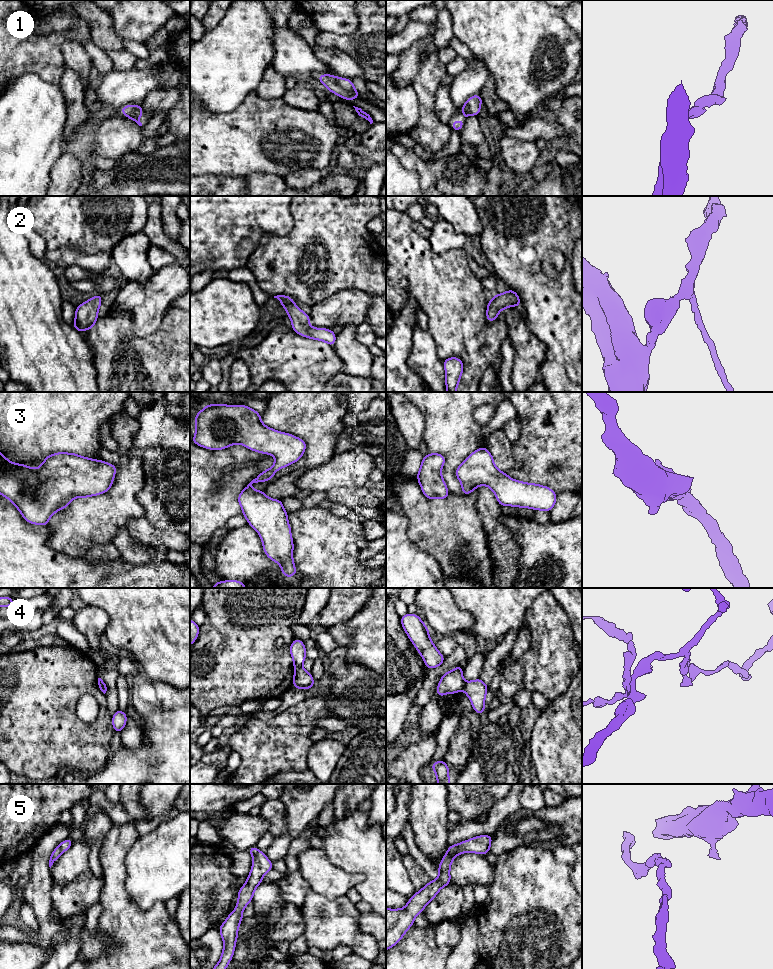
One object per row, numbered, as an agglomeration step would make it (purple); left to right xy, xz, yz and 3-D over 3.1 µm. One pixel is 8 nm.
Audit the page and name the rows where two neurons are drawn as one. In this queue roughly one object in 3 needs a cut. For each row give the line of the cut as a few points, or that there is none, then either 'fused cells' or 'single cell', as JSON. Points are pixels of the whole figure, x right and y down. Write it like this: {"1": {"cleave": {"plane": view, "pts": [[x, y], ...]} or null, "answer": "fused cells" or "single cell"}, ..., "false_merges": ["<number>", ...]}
{"1": {"cleave": null, "answer": "single cell"}, "2": {"cleave": null, "answer": "single cell"}, "3": {"cleave": null, "answer": "single cell"}, "4": {"cleave": {"plane": "xz", "pts": [[300, 666], [294, 668]]}, "answer": "fused cells"}, "5": {"cleave": null, "answer": "single cell"}, "false_merges": ["4"]}

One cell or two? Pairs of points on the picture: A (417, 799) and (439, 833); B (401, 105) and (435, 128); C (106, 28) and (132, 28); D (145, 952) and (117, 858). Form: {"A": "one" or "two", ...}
{"A": "one", "B": "two", "C": "two", "D": "one"}

